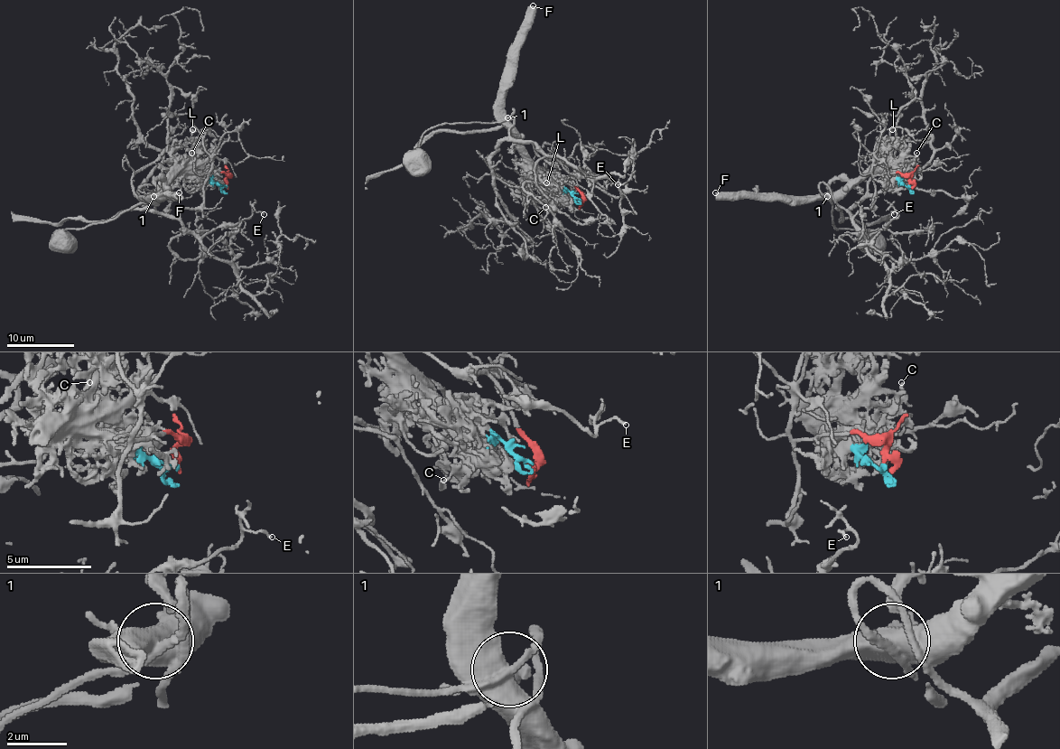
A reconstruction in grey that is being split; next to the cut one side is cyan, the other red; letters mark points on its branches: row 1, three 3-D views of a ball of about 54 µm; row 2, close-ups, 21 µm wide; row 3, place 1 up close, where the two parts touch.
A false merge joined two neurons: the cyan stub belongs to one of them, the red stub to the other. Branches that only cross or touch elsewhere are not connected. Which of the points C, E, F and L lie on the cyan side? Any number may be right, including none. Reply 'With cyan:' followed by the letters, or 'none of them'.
With cyan: C, F, L

